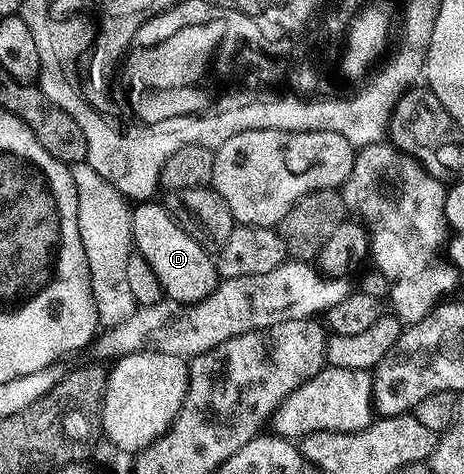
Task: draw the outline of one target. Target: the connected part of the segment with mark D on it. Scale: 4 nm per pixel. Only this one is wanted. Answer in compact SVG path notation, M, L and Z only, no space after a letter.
M140 201L131 208L135 254L141 255L146 265L154 269L167 298L175 303L198 303L211 294L218 282L213 256L172 220L163 202L156 202Z

